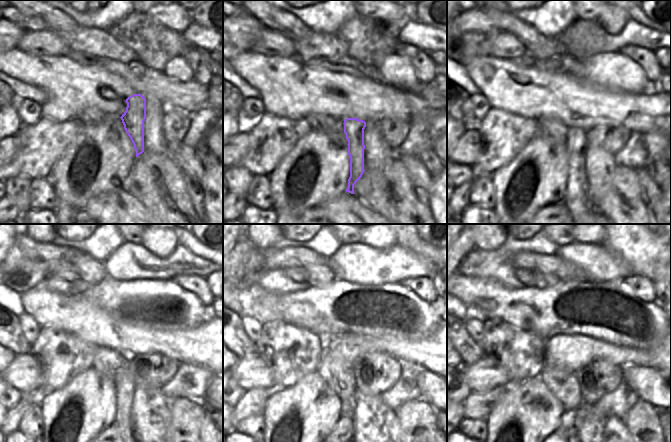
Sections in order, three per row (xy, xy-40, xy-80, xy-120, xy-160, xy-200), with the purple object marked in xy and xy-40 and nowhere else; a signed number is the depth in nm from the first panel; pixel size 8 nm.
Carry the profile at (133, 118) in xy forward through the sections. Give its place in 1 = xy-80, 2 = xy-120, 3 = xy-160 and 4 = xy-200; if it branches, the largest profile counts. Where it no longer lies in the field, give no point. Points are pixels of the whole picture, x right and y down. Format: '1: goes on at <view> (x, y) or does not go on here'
1: goes on at xy-80 (576, 199)
2: goes on at xy-120 (125, 392)
3: goes on at xy-160 (347, 377)
4: goes on at xy-200 (569, 377)

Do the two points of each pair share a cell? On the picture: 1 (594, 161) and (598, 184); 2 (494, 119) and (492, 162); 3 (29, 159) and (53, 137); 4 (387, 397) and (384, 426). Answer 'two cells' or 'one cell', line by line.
1: one cell
2: one cell
3: one cell
4: two cells

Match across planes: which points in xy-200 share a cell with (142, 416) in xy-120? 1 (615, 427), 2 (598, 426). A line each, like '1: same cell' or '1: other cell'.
1: same cell
2: same cell

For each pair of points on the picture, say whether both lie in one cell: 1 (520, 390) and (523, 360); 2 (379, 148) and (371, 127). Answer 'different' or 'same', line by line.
1: different
2: same

